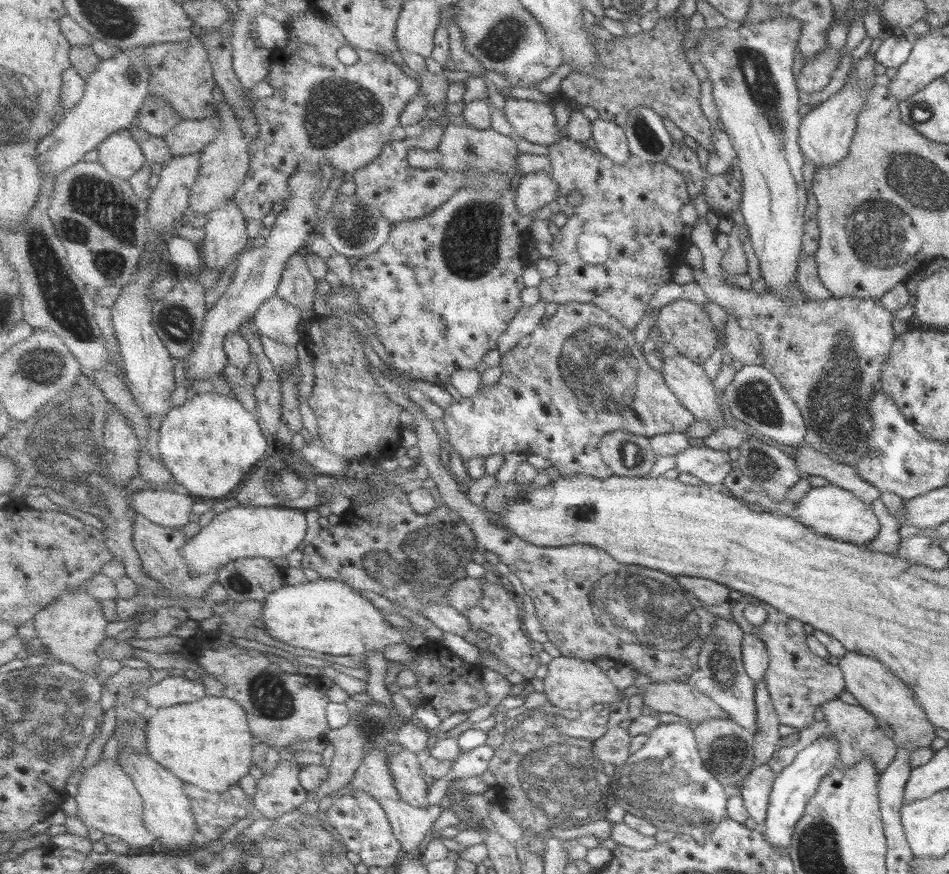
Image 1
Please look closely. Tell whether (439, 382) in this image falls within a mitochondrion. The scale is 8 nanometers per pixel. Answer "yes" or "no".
no

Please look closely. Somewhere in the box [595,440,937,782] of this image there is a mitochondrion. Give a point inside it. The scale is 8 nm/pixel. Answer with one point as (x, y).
(729, 755)

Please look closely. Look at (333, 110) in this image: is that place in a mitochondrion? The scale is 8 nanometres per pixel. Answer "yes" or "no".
yes

